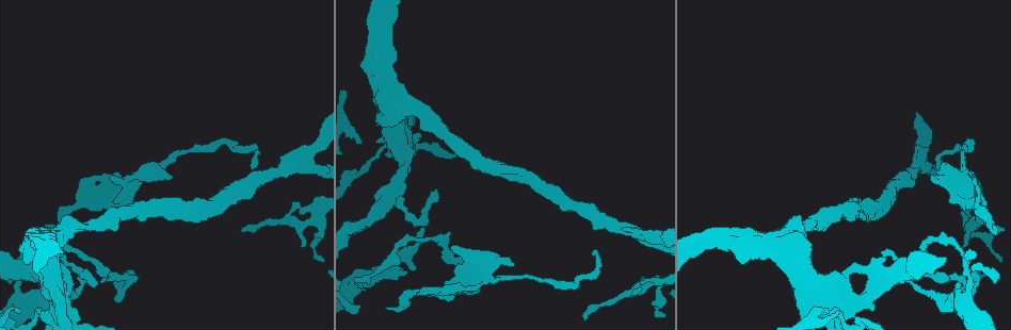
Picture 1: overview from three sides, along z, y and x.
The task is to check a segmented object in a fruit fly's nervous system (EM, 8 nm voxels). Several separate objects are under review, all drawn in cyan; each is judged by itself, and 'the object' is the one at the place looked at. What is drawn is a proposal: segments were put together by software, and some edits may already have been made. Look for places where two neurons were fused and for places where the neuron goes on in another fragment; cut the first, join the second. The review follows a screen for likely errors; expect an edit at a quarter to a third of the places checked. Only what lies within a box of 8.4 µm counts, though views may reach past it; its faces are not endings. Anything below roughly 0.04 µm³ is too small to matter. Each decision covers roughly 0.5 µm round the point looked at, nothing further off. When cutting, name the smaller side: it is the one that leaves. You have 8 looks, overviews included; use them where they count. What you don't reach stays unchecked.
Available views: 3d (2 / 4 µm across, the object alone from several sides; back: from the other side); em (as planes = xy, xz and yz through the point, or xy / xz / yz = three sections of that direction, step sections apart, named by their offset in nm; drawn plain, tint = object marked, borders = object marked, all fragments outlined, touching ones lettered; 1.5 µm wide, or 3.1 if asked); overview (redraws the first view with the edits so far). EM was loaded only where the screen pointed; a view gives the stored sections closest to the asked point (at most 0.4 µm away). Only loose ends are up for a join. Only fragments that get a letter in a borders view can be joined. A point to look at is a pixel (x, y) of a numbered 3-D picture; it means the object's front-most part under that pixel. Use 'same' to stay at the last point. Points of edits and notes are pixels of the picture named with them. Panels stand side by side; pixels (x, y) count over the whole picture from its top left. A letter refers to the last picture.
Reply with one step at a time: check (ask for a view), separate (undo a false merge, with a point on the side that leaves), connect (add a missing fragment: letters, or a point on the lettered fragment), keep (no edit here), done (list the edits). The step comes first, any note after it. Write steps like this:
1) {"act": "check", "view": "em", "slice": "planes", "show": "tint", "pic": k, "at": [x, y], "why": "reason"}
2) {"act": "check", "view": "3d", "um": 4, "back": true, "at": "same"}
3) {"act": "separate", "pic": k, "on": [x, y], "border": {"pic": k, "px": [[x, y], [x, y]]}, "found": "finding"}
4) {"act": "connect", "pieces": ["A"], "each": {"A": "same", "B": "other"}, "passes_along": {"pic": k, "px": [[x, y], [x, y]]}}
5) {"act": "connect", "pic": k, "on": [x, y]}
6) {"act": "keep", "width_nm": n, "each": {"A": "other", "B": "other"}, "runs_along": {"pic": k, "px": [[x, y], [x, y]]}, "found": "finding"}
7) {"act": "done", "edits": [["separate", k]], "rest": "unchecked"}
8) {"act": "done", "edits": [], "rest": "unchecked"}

{"act": "check", "view": "em", "slice": "xy", "step": 8, "show": "tint", "pic": 1, "at": [653, 284], "why": "sharp bend"}

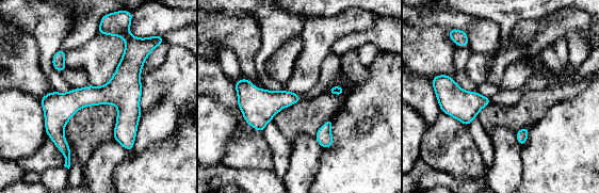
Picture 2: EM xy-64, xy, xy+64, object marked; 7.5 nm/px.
{"act": "check", "view": "em", "slice": "planes", "show": "borders", "at": "same"}

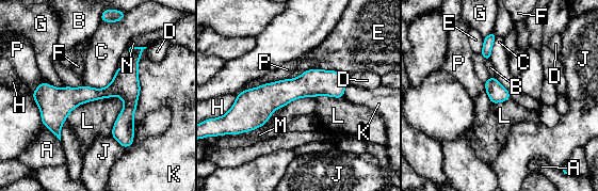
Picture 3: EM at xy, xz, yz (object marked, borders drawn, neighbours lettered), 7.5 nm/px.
{"act": "keep", "each": {"A": "other", "B": "other", "C": "other", "D": "other", "E": "other", "F": "other", "G": "other", "H": "other", "J": "other", "K": "other", "L": "other", "M": "other", "N": "other", "P": "other"}, "runs_along": {"pic": 3, "px": [[139, 49], [110, 91], [45, 122]]}, "found": "continuous, no second neuron"}

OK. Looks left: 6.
{"act": "check", "view": "em", "slice": "planes", "show": "plain", "pic": 1, "at": [96, 285], "why": "an open end"}

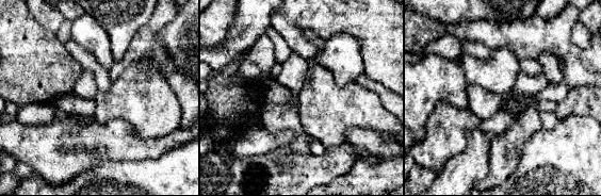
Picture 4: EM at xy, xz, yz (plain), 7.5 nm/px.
{"act": "check", "view": "em", "slice": "planes", "show": "borders", "at": "same", "why": "see the neighbours"}

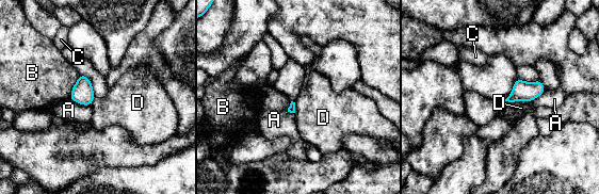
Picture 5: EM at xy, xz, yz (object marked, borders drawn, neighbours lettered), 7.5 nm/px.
{"act": "keep", "each": {"A": "other", "B": "other", "C": "other", "D": "other"}, "border": {"pic": 5, "px": [[504, 100], [529, 101]]}, "found": "none of them fits"}

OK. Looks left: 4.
{"act": "check", "view": "em", "slice": "planes", "show": "borders", "pic": 1, "at": [110, 176], "why": "branch stops here"}

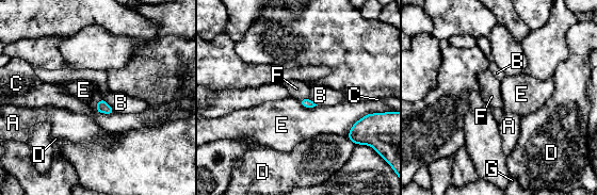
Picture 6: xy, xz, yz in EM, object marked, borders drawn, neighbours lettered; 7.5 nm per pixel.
{"act": "connect", "pieces": ["F"], "each": {"A": "other", "B": "other", "C": "other", "D": "other", "E": "other", "F": "same", "G": "other"}, "passes_along": {"pic": 6, "px": [[102, 107], [97, 103], [97, 96]]}, "found": "the neuron continues"}

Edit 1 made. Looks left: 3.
{"act": "done", "edits": [["connect", 6]], "rest": "unchecked"}

